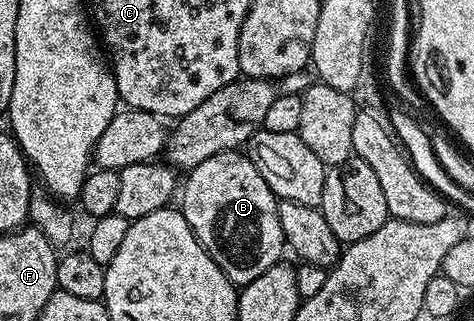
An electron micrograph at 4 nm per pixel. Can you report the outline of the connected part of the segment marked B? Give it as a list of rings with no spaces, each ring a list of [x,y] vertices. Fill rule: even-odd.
[[[240,150],[214,154],[214,158],[194,166],[187,176],[178,207],[190,222],[190,230],[233,284],[254,282],[258,274],[281,259],[280,251],[286,248],[278,222],[277,196],[266,186],[252,159]]]

